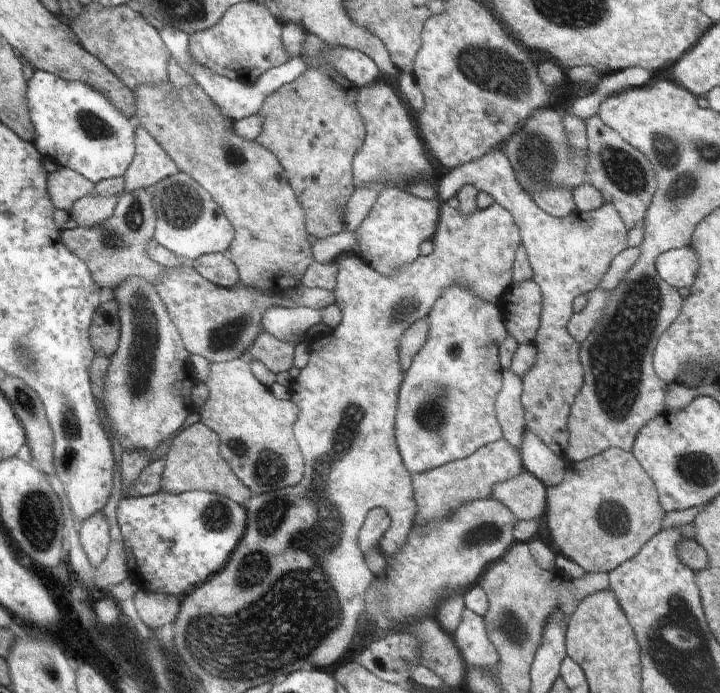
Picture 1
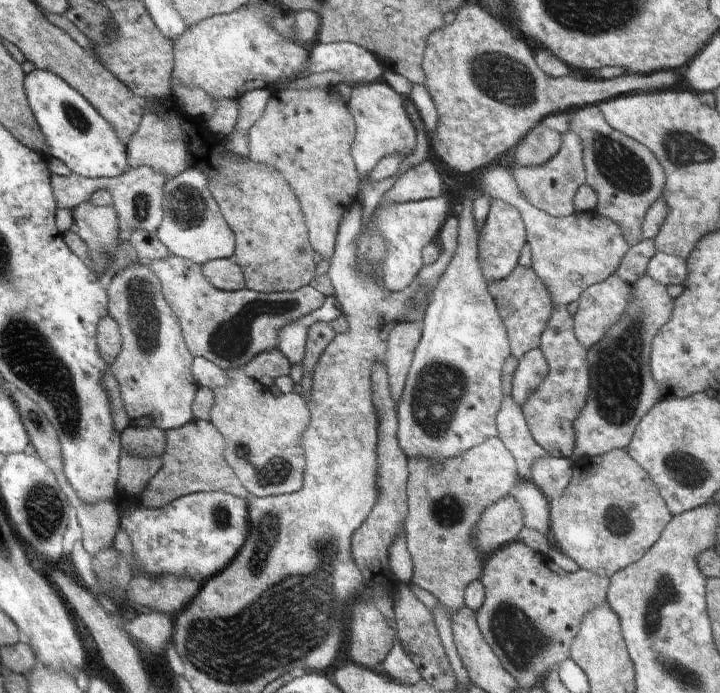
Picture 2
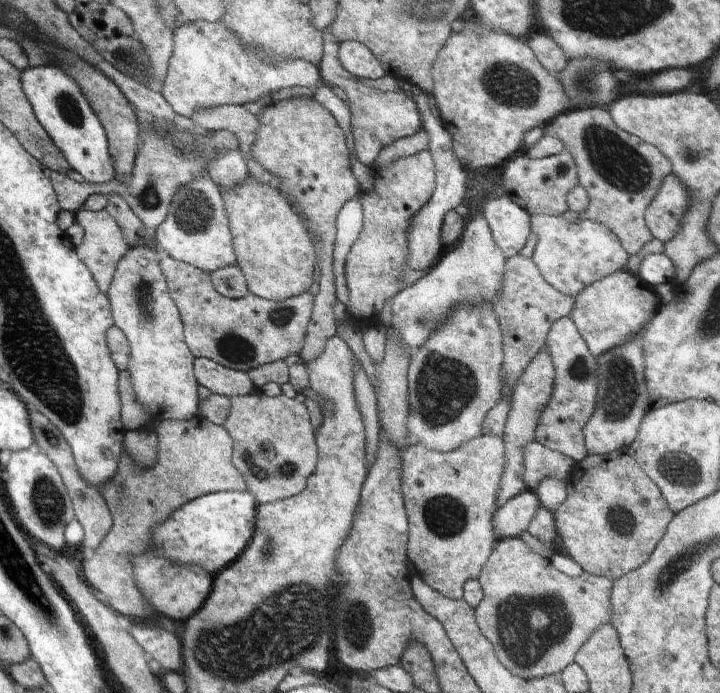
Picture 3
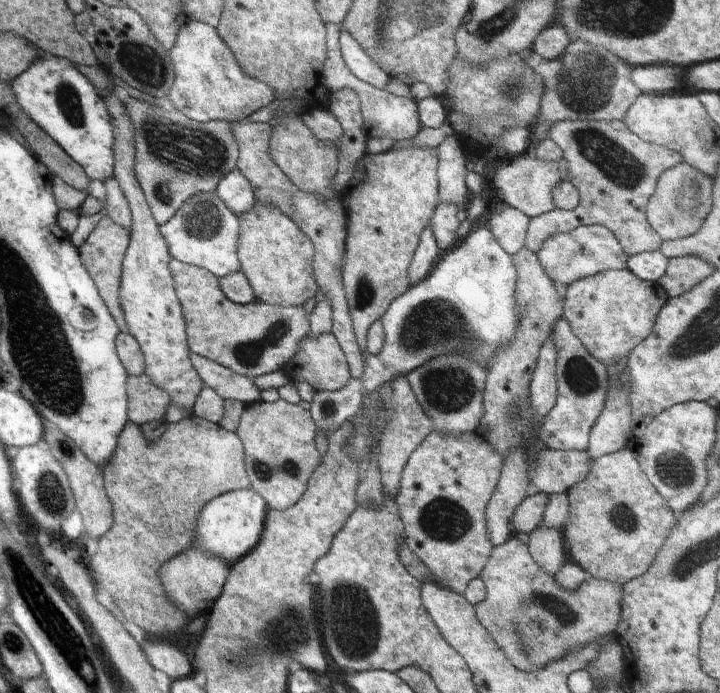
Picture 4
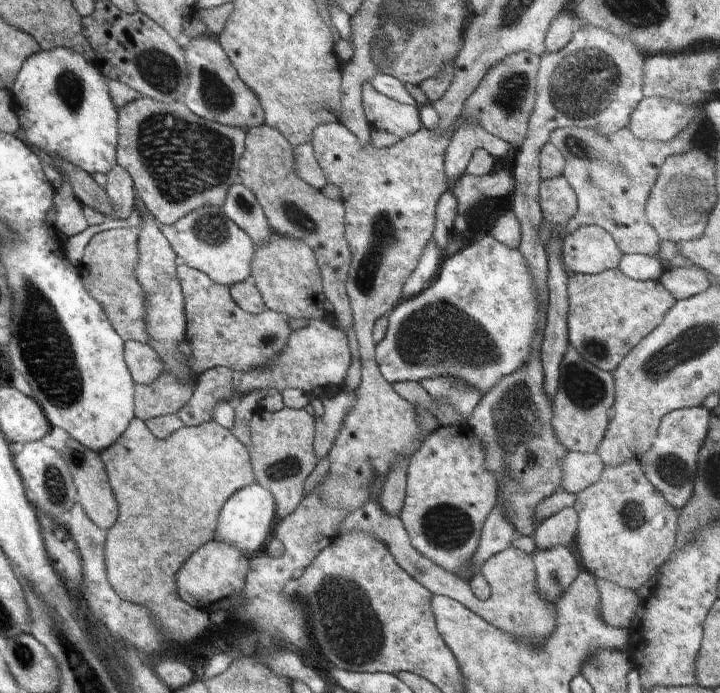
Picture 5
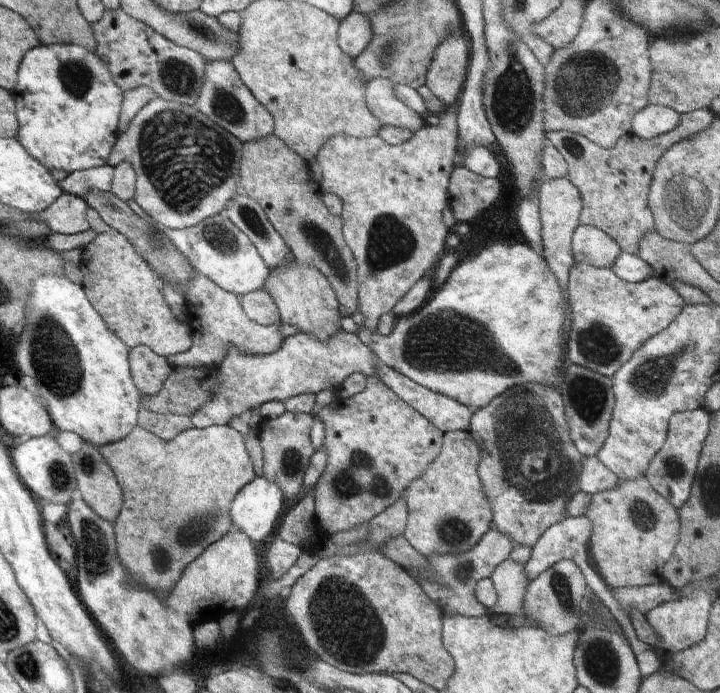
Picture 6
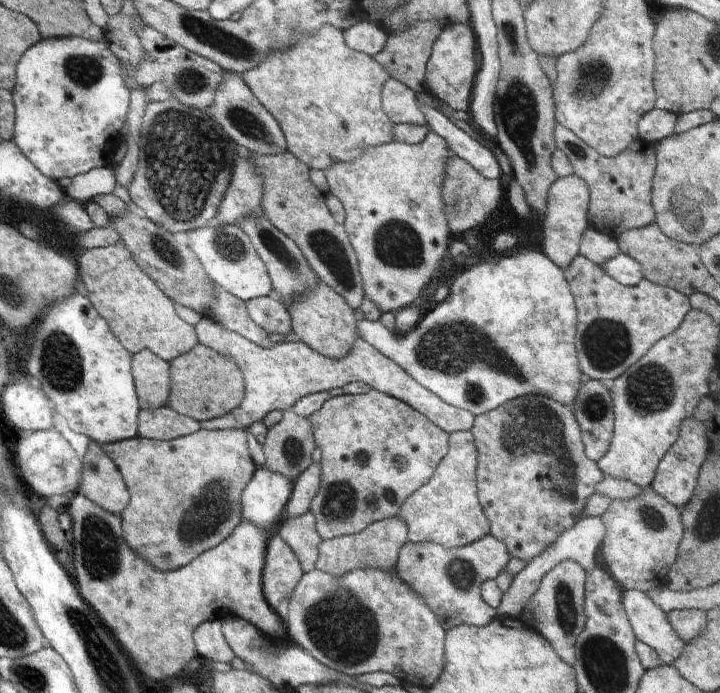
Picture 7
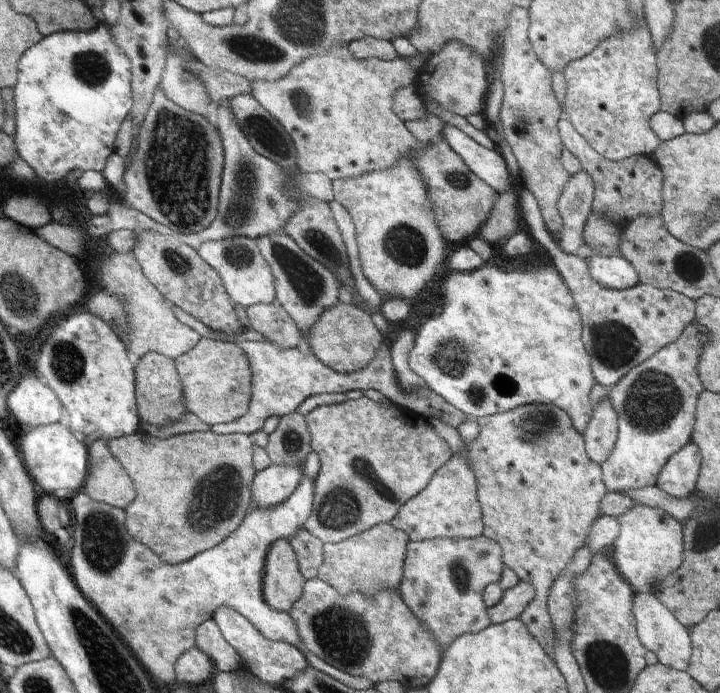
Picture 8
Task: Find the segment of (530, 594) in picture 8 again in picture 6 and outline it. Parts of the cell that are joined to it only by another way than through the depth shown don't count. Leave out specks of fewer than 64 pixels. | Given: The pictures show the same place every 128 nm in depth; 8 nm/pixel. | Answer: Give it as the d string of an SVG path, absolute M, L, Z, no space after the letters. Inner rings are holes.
M586 515L579 517L566 517L562 522L553 524L544 534L541 539L531 548L530 560L524 565L525 575L528 581L533 581L537 576L540 576L545 570L548 570L553 564L560 562L561 560L568 559L574 562L576 566L582 571L585 581L589 586L589 592L600 602L603 606L609 610L609 613L617 621L625 638L630 640L630 634L634 634L635 630L631 623L630 617L623 611L621 604L614 598L611 587L609 587L604 579L594 571L594 568L590 566L590 558L588 558L589 544L591 542L590 537L593 533L593 524Z

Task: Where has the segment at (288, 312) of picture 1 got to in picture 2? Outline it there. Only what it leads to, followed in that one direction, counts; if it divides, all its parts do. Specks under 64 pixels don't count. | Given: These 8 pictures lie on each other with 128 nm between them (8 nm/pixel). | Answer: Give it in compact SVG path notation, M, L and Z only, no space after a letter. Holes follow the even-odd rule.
M335 296L326 297L324 304L309 315L282 327L278 333L278 349L291 362L302 364L308 328L316 322L329 323L343 312Z

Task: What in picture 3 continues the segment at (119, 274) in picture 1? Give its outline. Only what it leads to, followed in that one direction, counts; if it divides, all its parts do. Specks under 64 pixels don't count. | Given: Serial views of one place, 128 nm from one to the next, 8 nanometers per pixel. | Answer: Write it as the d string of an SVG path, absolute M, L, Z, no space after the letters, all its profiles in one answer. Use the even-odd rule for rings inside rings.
M145 123L144 130L140 134L140 149L135 156L133 172L125 182L126 187L116 179L101 185L80 183L66 175L51 172L51 185L58 197L60 208L77 213L83 208L84 201L90 195L116 193L125 198L132 212L135 212L147 228L154 232L158 225L164 222L170 202L182 185L193 181L198 175L208 172L209 166L218 157L221 157L223 152L239 148L238 139L233 132L227 130L204 132L208 131L198 129L190 132L178 128L173 132L173 138L165 138L164 135L159 135L159 132L155 131L151 123Z

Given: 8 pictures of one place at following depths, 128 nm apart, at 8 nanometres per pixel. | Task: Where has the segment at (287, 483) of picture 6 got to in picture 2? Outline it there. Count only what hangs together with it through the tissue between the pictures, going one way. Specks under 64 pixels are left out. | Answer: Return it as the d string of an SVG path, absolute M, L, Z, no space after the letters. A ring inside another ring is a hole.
M243 368L228 370L228 372L231 382L227 387L213 390L215 404L210 412L210 422L222 433L225 440L223 455L226 462L238 476L238 480L242 480L244 488L254 497L262 498L296 492L302 488L307 465L301 441L311 421L307 402L294 393L286 393L280 397L272 395L267 386L248 377Z

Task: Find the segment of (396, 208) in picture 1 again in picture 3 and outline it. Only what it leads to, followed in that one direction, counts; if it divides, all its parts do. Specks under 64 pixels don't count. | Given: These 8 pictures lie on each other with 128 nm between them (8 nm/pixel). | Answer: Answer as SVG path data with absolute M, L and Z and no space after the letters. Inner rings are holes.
M421 92L418 95L413 95L412 98L417 104L421 119L422 129L429 136L428 152L433 156L435 162L435 189L433 190L430 200L413 216L413 220L409 226L407 237L409 238L409 267L412 270L430 270L438 261L438 254L442 250L443 244L441 241L441 228L448 211L456 208L466 194L465 181L467 171L461 165L458 157L455 157L452 147L453 142L448 132L438 117L435 116L431 106L429 105L428 94Z

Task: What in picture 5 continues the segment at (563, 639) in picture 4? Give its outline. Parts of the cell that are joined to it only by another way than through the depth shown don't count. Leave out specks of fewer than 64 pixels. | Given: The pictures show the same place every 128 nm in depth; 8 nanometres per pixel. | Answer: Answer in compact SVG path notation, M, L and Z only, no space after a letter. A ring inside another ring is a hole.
M377 501L367 502L357 511L348 514L339 528L339 536L348 532L366 533L383 542L394 560L433 595L442 595L458 601L504 632L519 636L521 639L528 637L535 645L539 645L554 630L556 608L539 596L535 564L531 555L524 551L510 547L492 556L482 565L480 574L490 585L491 595L487 601L481 601L473 595L468 583L460 581L460 576L444 570L420 554L412 546L409 534L399 517L386 513ZM595 577L601 600L601 613L606 624L619 629L629 629L639 607L639 596L634 589Z

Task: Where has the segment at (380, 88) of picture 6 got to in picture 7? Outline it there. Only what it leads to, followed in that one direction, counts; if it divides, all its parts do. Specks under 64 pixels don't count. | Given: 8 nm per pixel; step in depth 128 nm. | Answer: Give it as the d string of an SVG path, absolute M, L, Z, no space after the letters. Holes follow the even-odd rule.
M394 78L388 79L381 92L383 109L390 120L398 123L422 126L427 124L426 116L419 107L419 100L409 86Z

